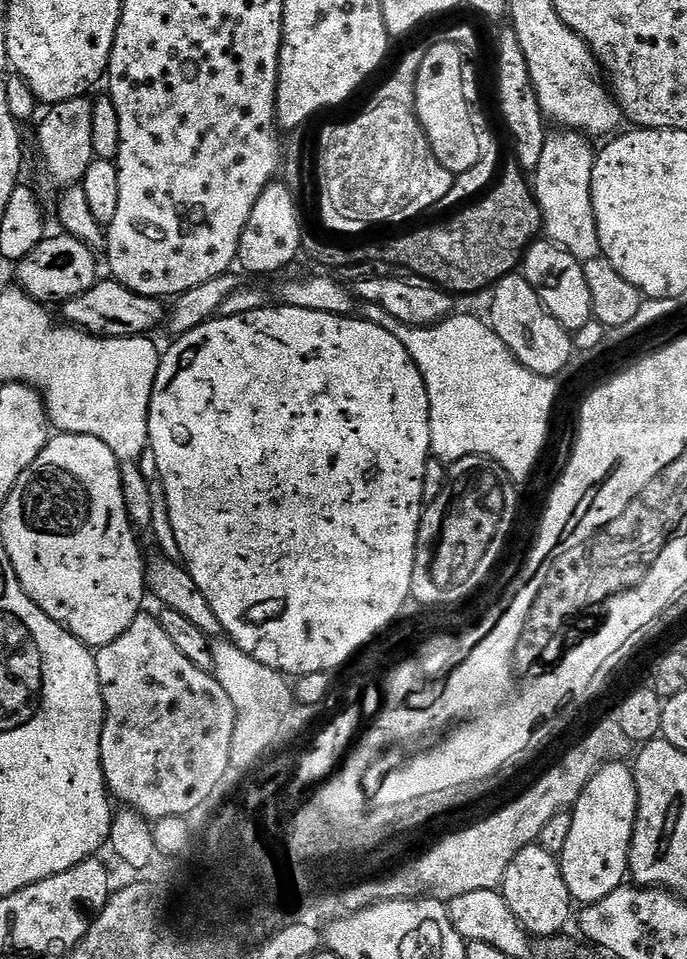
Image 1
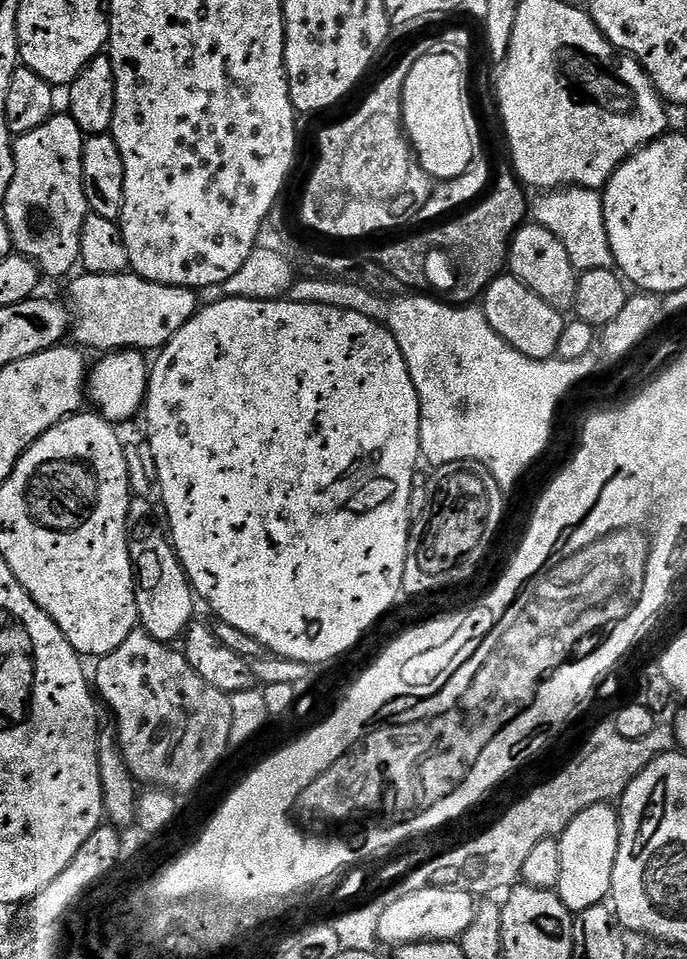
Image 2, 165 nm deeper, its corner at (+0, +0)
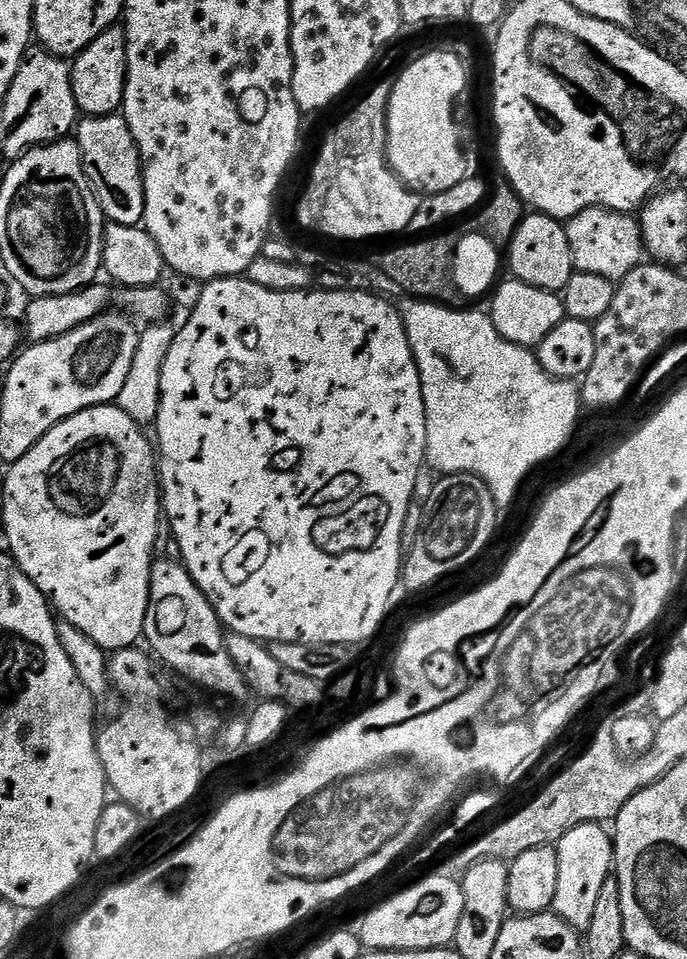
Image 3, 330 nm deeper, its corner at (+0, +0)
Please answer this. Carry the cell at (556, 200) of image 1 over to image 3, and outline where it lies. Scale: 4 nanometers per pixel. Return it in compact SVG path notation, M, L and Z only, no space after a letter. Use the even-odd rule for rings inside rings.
M587 208L567 221L566 227L575 271L598 274L618 282L645 259L644 236L640 233L640 222L635 215L612 212L609 208Z

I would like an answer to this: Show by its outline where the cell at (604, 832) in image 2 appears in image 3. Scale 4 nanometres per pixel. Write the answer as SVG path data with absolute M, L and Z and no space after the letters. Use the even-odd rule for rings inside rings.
M604 824L574 826L555 845L558 854L558 890L554 890L551 911L561 916L570 927L583 934L594 918L594 907L598 894L606 886L606 878L614 872L614 840Z

